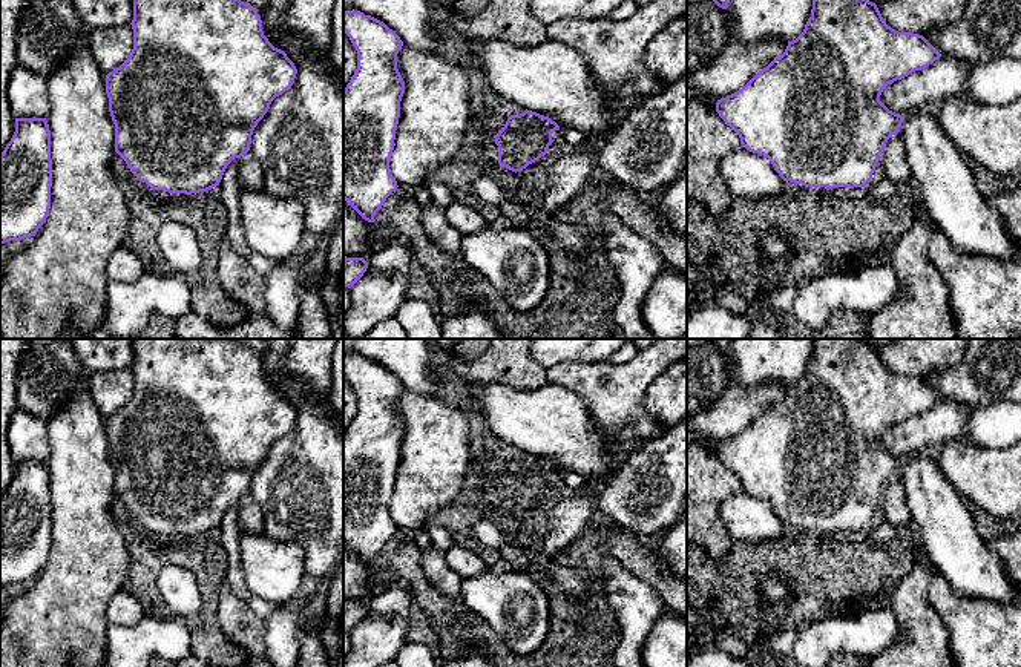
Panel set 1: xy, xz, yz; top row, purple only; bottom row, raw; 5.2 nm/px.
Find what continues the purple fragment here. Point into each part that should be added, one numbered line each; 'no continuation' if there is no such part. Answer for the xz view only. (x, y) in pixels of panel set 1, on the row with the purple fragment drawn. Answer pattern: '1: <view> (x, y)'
no continuation

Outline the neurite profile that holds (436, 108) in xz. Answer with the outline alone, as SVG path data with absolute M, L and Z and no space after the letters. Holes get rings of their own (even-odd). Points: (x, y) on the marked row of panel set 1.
M406 44L397 54L405 81L389 169L397 186L425 186L431 170L452 159L466 140L474 107L466 67Z

